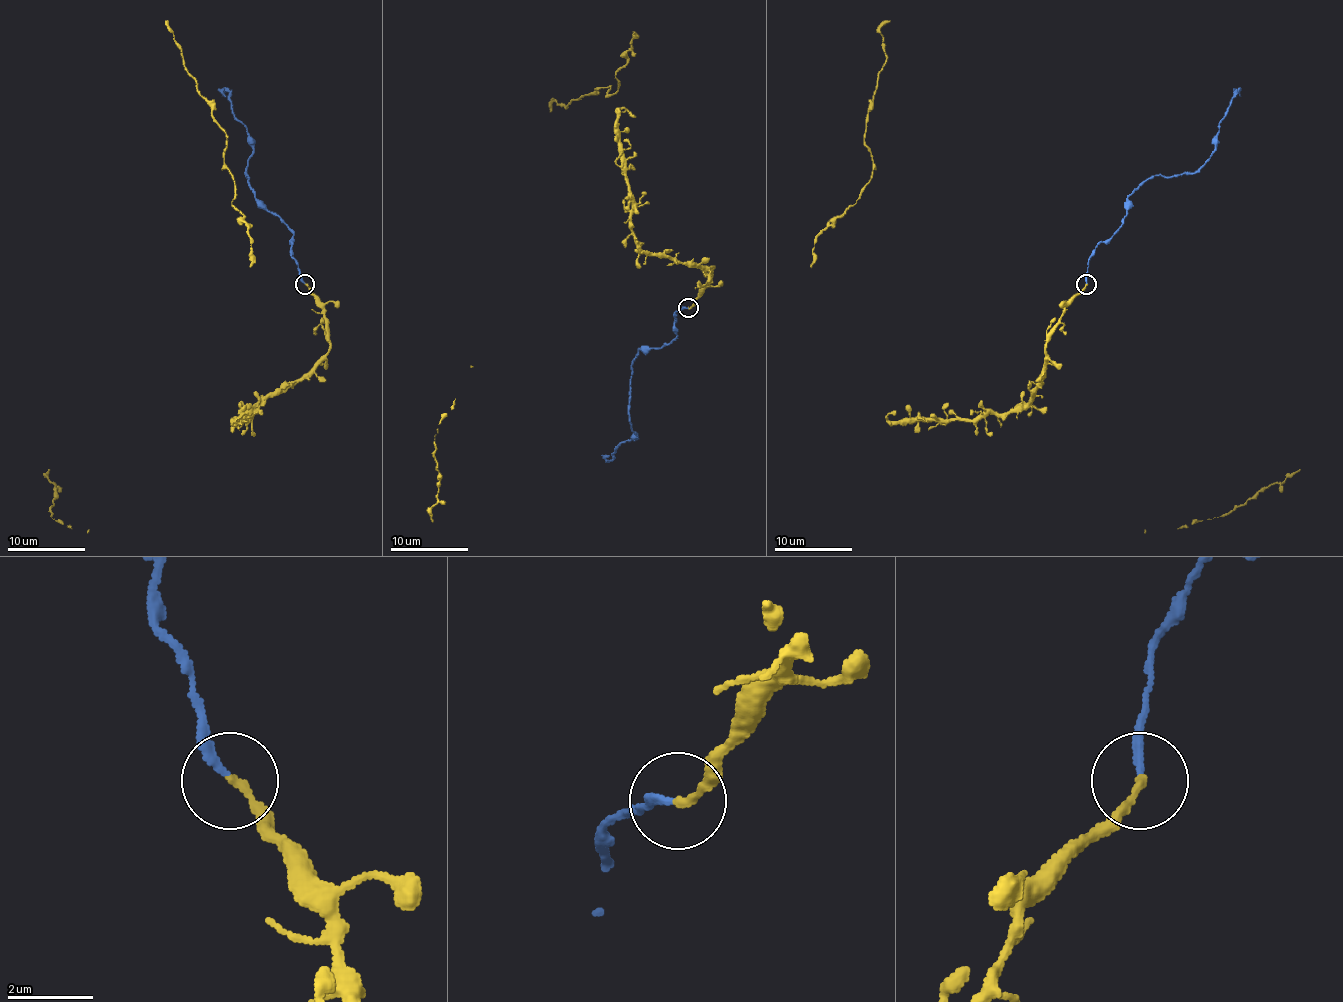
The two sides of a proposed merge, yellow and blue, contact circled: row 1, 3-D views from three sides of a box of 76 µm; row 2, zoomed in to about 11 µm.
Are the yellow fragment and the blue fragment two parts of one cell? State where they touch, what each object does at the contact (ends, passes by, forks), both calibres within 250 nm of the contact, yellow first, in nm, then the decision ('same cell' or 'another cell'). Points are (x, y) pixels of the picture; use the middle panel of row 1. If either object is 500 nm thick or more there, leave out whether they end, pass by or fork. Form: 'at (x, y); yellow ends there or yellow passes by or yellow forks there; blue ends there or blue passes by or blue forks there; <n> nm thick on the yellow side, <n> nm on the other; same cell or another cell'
at (688, 308); yellow ends there; blue ends there; 190 nm thick on the yellow side, 200 nm on the other; another cell

